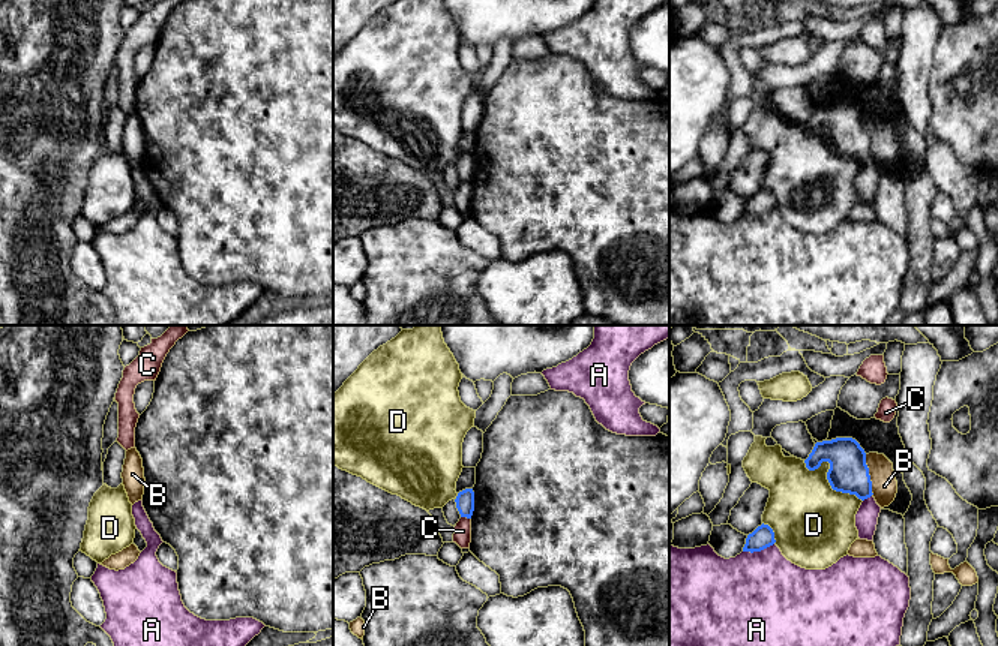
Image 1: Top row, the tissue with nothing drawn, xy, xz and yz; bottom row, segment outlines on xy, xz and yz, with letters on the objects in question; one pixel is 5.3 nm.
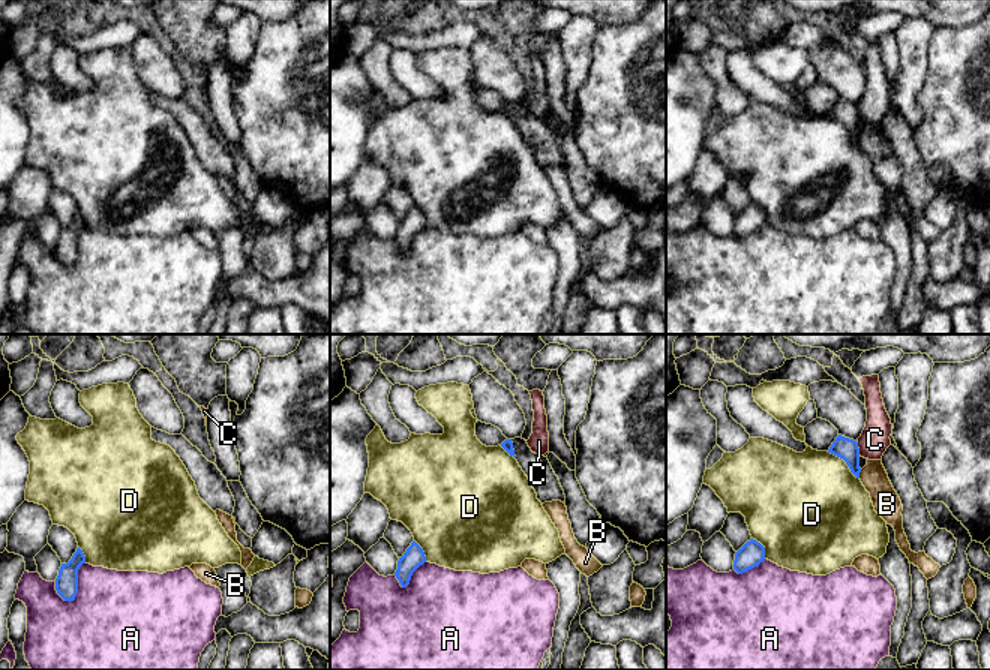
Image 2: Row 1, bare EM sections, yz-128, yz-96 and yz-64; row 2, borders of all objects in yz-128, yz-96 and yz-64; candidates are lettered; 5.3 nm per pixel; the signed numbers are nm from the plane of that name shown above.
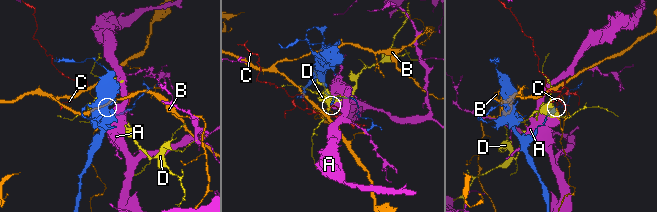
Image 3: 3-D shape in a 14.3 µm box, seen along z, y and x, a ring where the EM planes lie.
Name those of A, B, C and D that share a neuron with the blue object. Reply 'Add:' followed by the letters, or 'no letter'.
Add: no letter

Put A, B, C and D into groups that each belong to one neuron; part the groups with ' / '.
A / B / C / D

